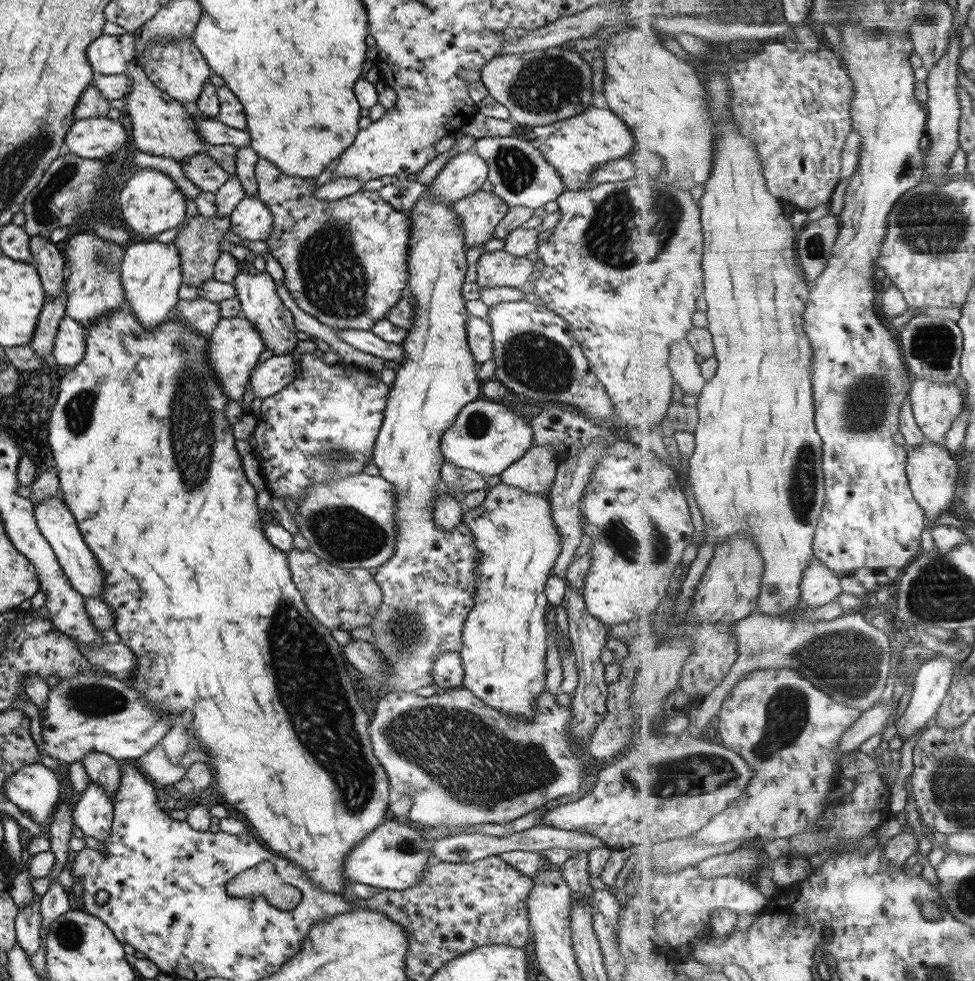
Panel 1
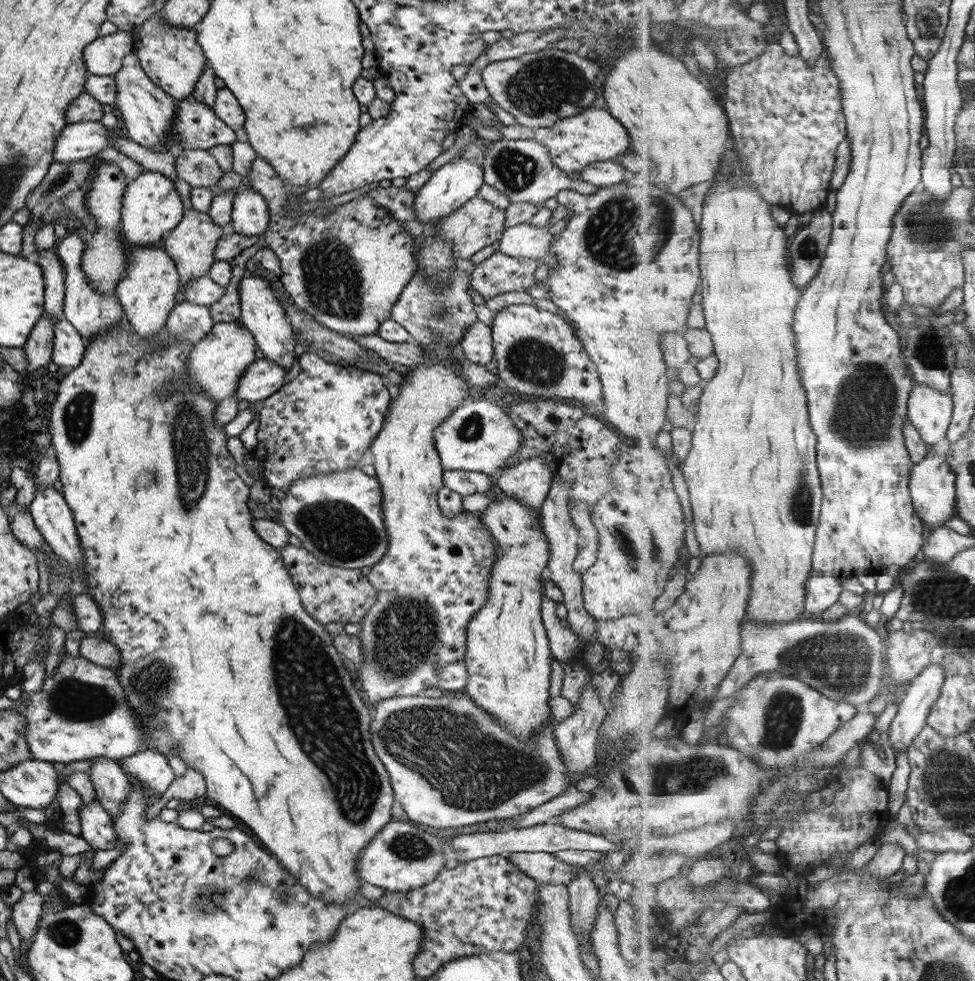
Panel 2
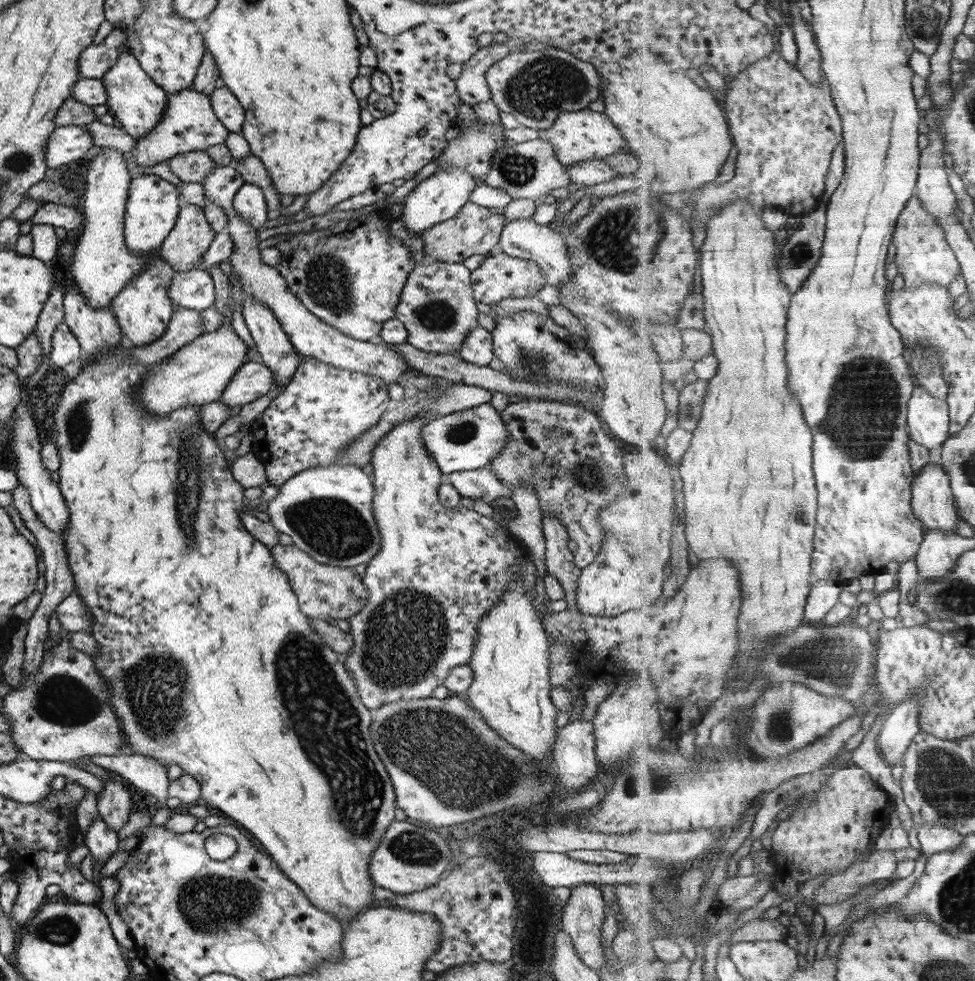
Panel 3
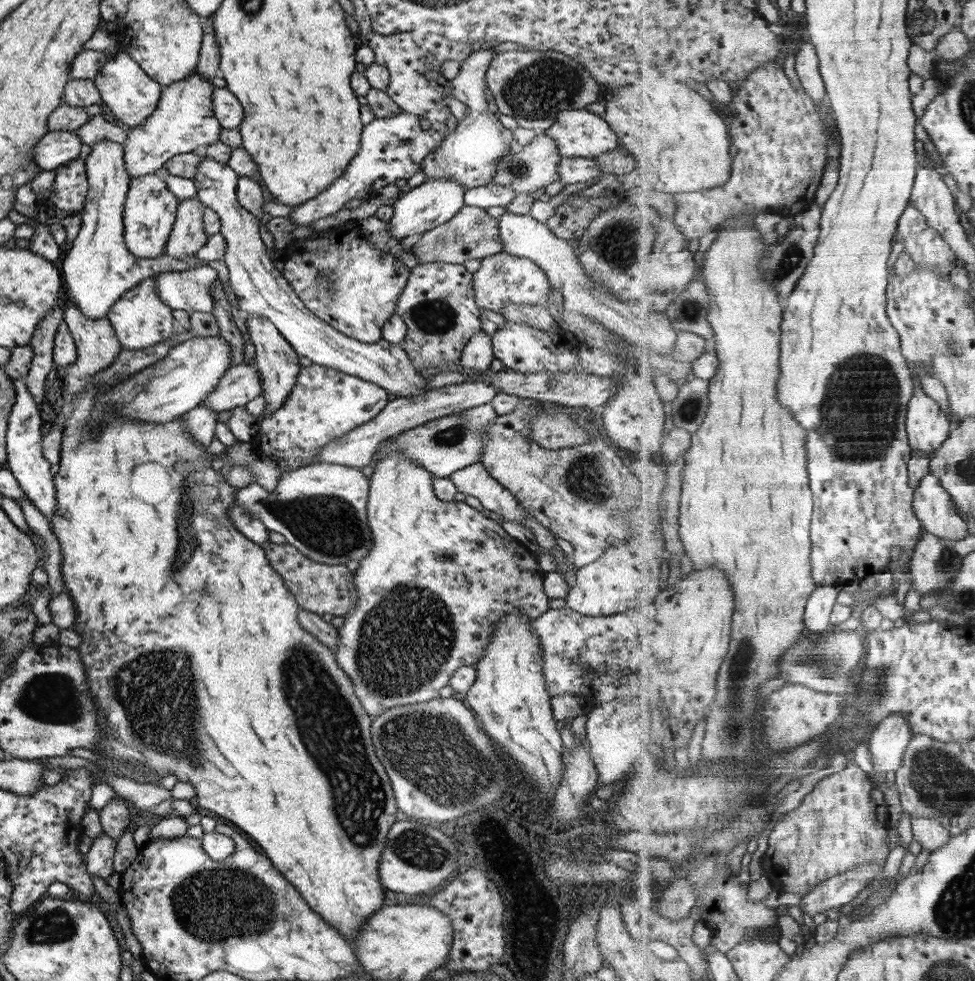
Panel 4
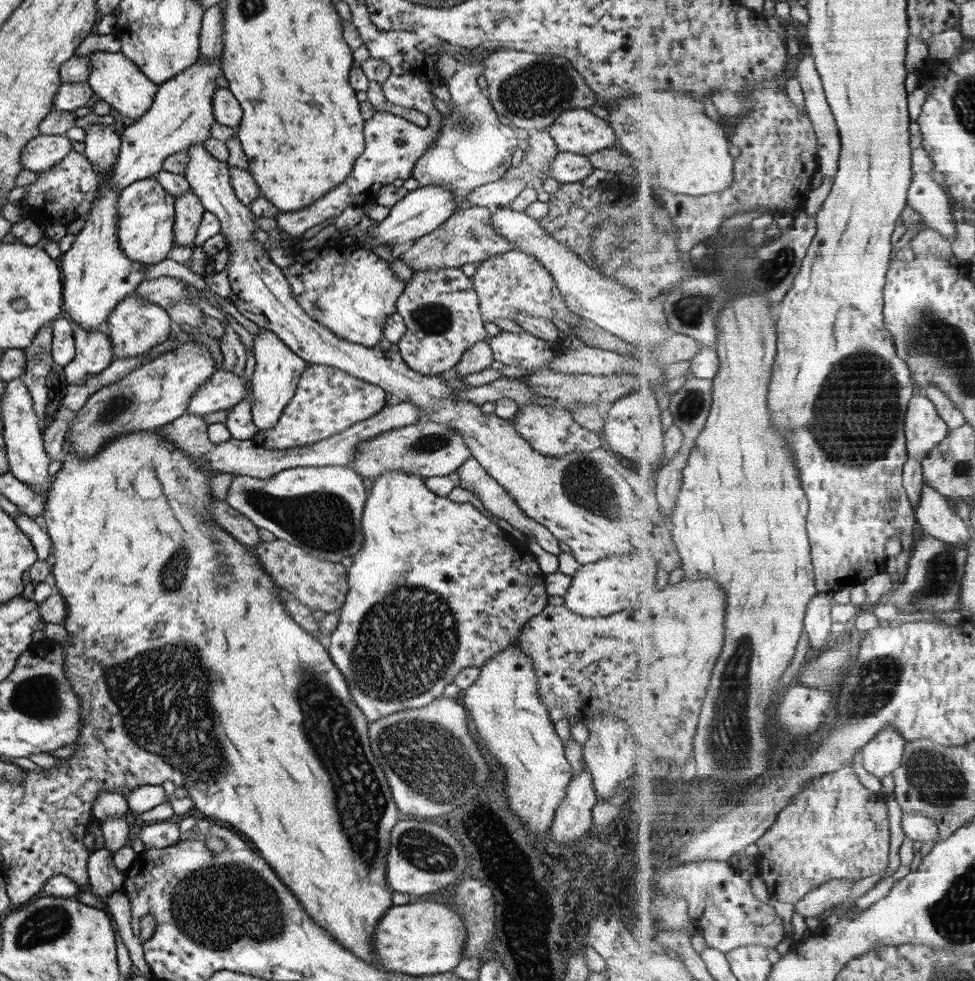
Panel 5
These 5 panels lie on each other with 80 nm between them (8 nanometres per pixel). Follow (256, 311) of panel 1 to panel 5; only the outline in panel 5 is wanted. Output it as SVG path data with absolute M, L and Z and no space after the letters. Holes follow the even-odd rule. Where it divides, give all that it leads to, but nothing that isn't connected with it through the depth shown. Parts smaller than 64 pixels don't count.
M258 327L258 332L253 337L252 342L251 350L255 358L255 370L251 376L250 395L252 400L250 411L255 428L261 432L261 430L273 428L277 424L276 420L279 418L283 407L294 396L299 378L307 368L307 364L296 354L293 354L275 336L274 332L268 331L265 327Z

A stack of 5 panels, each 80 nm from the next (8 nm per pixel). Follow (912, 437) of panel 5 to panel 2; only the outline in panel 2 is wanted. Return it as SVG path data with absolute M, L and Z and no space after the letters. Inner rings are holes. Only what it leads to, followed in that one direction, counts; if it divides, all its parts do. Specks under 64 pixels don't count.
M915 384L908 403L908 417L930 447L948 437L954 411L954 397L950 390L937 392L927 384Z

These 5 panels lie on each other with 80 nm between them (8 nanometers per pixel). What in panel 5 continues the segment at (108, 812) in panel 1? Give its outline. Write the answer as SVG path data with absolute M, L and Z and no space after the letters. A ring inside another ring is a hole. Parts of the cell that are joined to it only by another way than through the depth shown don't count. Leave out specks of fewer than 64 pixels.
M105 847L90 851L86 862L86 874L88 876L87 890L99 902L106 905L106 896L114 890L120 890L123 884L123 873L116 870L112 856Z

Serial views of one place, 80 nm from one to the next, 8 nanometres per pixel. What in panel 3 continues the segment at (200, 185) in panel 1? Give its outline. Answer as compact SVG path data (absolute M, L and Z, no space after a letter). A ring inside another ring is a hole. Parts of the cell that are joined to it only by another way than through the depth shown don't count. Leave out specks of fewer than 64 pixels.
M205 151L177 154L168 160L169 170L182 182L201 182L216 166Z

